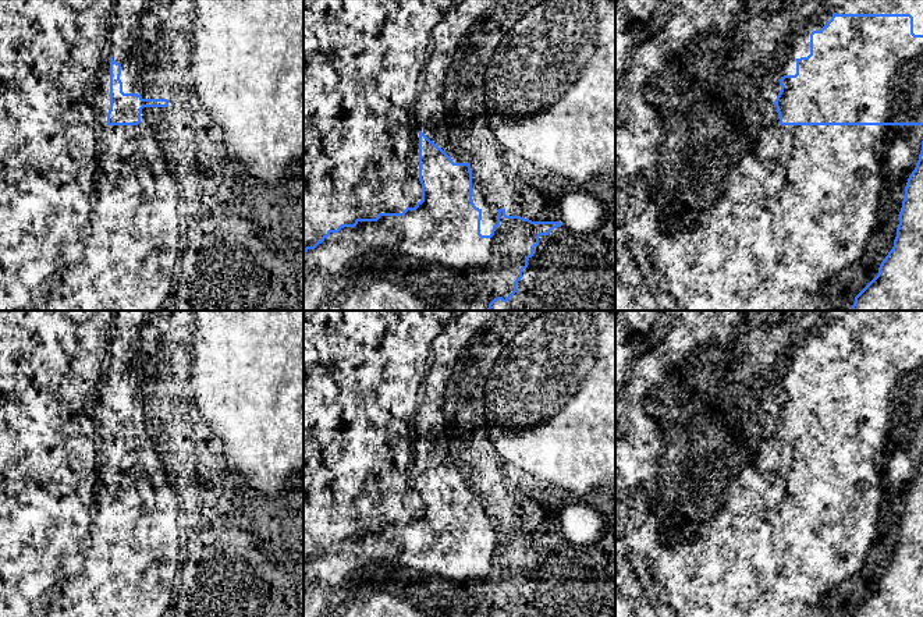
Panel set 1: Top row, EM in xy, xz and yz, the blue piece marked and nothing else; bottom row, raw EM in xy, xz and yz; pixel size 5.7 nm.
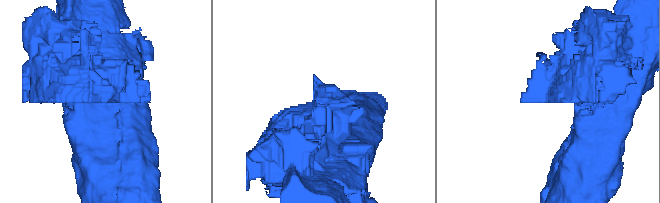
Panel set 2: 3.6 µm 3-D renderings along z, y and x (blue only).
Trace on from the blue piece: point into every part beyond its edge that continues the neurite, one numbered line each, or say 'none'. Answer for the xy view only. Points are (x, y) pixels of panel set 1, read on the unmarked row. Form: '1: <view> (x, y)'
none

